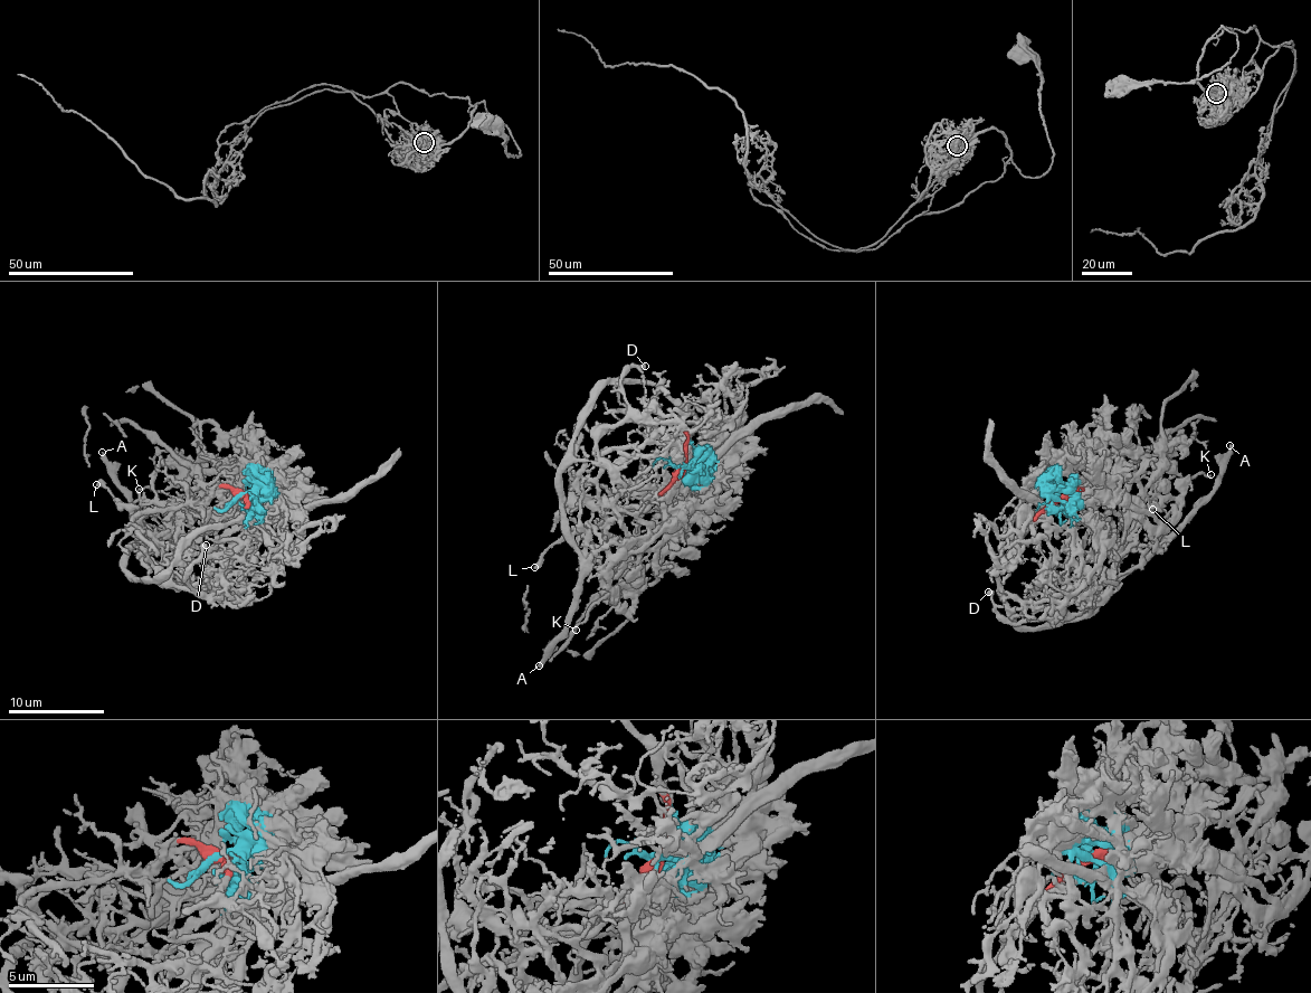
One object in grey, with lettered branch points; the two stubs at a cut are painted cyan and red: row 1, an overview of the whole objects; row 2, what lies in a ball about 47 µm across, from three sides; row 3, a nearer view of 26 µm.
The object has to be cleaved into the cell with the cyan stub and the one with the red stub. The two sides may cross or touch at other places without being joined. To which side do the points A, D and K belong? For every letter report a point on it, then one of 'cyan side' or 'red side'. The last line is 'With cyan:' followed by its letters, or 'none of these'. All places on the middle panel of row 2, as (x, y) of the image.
A: at (539, 665); red side
D: at (645, 366); cyan side
K: at (576, 630); cyan side
With cyan: D, K

